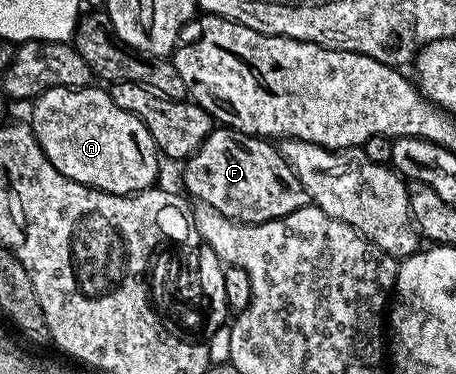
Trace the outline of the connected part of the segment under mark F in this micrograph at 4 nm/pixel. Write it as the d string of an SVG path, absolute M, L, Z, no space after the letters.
M213 128L210 136L183 163L184 186L197 199L199 205L209 206L235 222L269 222L275 218L285 218L290 212L309 205L310 199L302 180L286 164L279 149L271 141L258 138L254 134L244 134L241 130Z

